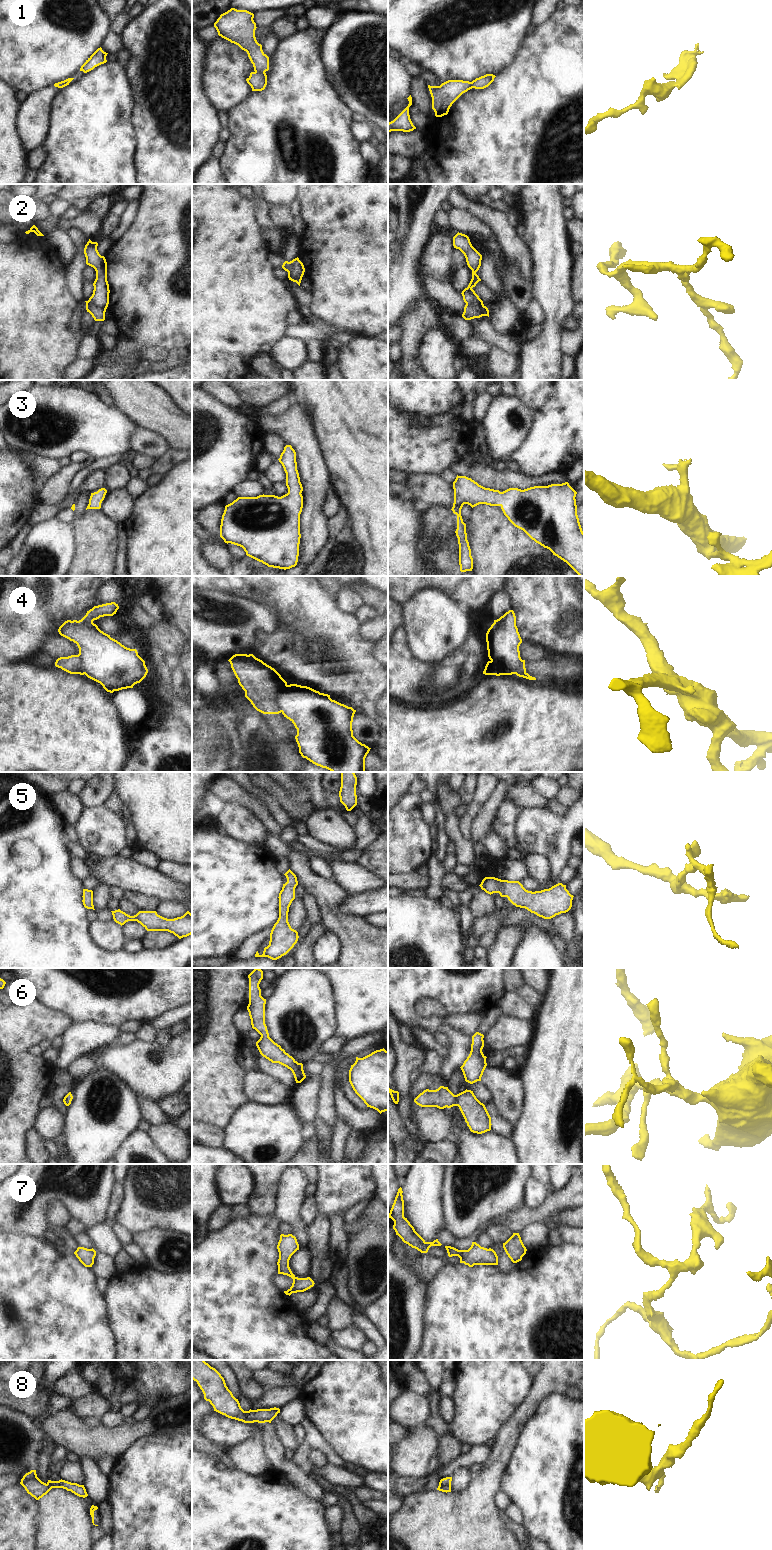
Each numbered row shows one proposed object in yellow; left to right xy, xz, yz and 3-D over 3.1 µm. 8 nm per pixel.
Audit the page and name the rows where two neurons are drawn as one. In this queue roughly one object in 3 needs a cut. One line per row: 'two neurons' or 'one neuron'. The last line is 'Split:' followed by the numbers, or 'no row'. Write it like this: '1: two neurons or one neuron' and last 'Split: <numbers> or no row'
1: one neuron
2: two neurons
3: one neuron
4: two neurons
5: one neuron
6: one neuron
7: one neuron
8: two neurons
Split: 2, 4, 8

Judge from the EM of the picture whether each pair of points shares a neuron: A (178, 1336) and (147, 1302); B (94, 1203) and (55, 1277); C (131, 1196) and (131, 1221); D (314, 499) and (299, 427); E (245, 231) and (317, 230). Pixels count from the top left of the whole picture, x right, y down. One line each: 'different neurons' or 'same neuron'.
A: same neuron
B: different neurons
C: same neuron
D: same neuron
E: different neurons

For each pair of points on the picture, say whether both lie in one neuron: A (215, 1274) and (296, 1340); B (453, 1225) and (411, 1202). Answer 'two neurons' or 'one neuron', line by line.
A: one neuron
B: two neurons

